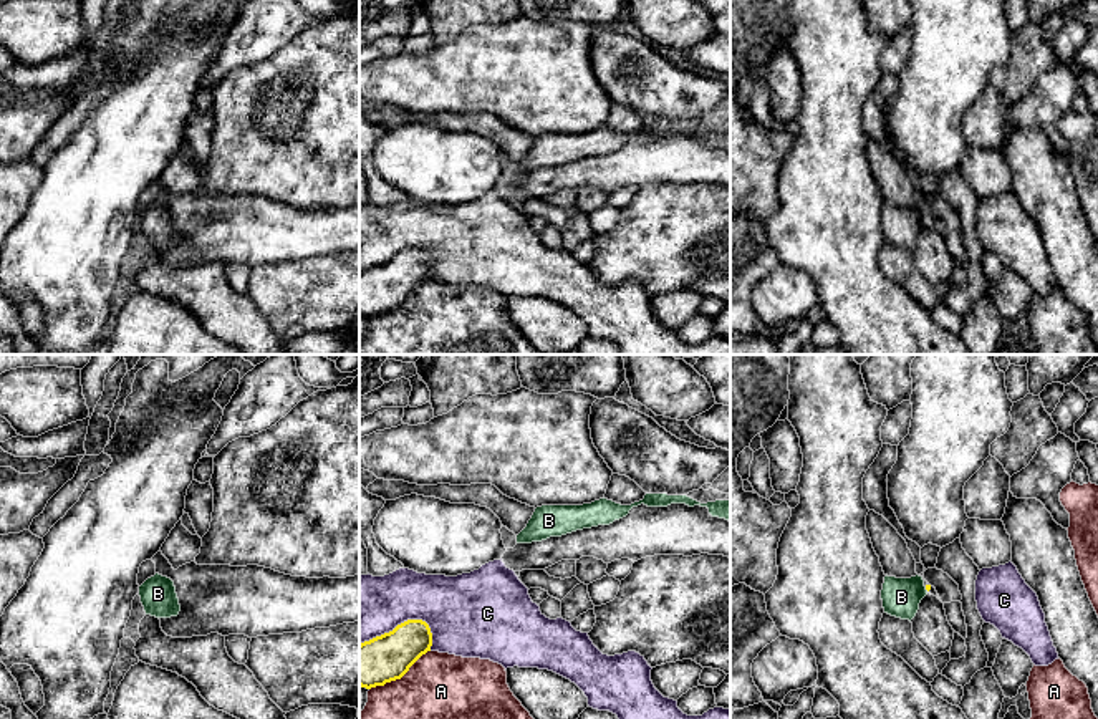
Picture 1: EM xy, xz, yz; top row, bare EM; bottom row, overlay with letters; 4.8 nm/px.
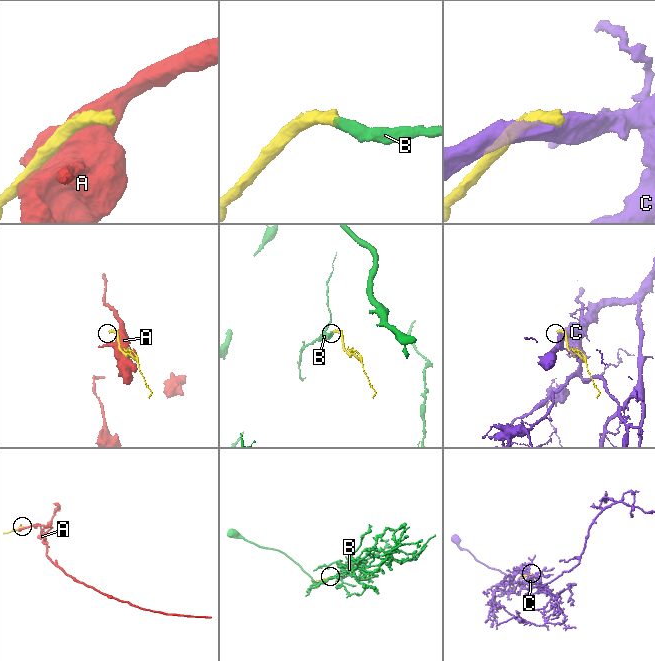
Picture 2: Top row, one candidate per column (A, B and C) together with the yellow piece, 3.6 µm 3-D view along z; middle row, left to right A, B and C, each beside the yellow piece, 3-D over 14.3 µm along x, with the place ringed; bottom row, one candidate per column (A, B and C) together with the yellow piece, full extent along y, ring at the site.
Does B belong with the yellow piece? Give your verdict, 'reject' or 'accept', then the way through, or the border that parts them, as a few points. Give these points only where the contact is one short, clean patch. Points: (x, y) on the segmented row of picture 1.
accept; way yz (928, 587), (926, 588), (911, 590), (901, 597)

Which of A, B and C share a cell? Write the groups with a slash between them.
A / B / C

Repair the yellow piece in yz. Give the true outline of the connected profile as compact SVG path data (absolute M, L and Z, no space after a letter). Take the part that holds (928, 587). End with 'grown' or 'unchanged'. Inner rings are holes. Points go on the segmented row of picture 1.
M886 575L881 590L884 613L911 621L919 610L921 600L929 590L931 585L926 585L919 575L911 578Z | grown

